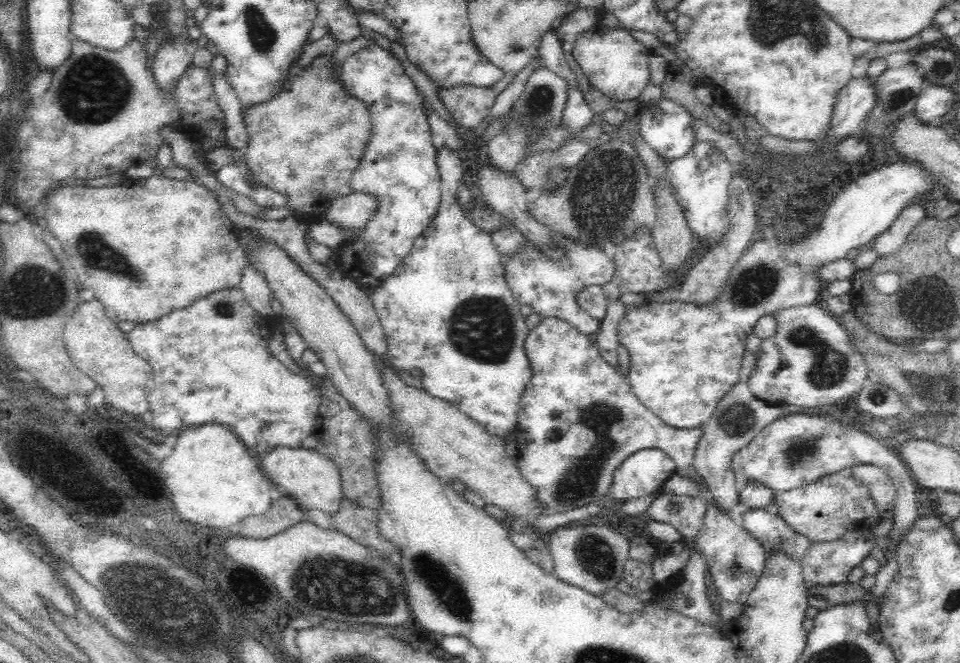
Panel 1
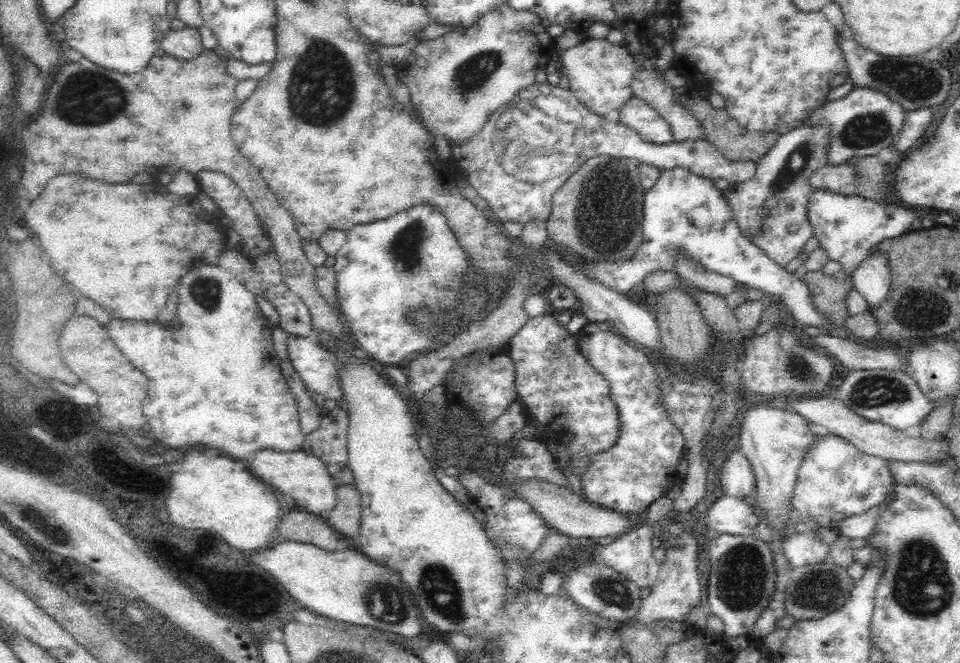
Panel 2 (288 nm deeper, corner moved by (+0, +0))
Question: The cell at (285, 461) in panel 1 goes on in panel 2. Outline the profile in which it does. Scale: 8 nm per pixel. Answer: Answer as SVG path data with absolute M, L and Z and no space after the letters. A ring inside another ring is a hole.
M260 450L260 452L254 452L246 464L252 474L256 474L260 480L276 486L280 494L292 496L296 500L296 508L302 512L310 512L310 514L320 516L322 512L332 512L338 504L336 484L328 472L324 460L320 460L312 452L308 454L304 450L298 450L298 452Z

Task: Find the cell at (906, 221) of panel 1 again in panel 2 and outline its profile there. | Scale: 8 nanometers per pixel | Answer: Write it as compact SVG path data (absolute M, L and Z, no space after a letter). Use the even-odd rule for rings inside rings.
M874 248L856 268L852 276L852 284L854 284L854 290L858 290L866 298L868 308L870 310L876 308L892 288L888 258L884 256L884 252Z

